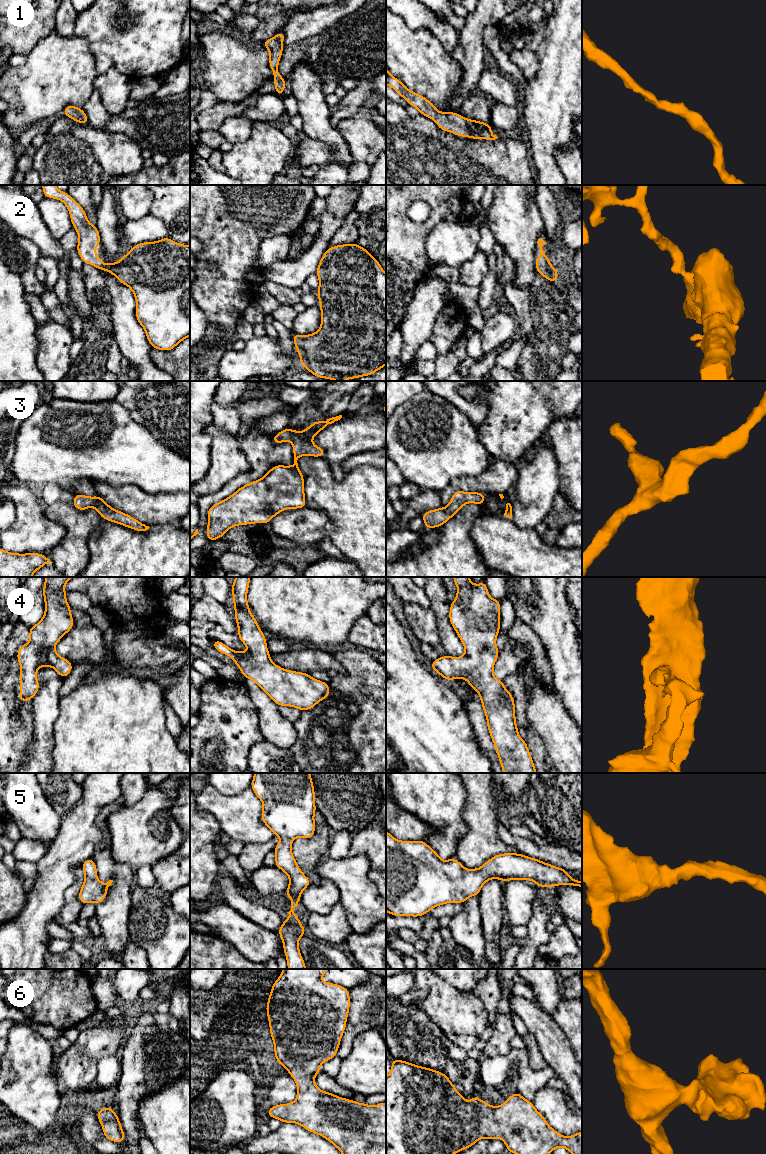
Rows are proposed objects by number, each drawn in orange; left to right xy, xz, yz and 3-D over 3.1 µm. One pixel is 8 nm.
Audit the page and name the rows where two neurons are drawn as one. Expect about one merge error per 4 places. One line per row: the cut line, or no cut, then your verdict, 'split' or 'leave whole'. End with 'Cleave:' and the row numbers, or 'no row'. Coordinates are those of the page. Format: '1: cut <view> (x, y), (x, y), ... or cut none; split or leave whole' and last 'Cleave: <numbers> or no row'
1: cut none; leave whole
2: cut none; leave whole
3: cut none; leave whole
4: cut none; leave whole
5: cut none; leave whole
6: cut none; leave whole
Cleave: no row

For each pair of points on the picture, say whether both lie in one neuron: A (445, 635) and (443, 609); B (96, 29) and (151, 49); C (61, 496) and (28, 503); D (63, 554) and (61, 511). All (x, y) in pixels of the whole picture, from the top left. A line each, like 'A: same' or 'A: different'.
A: same
B: same
C: different
D: same

